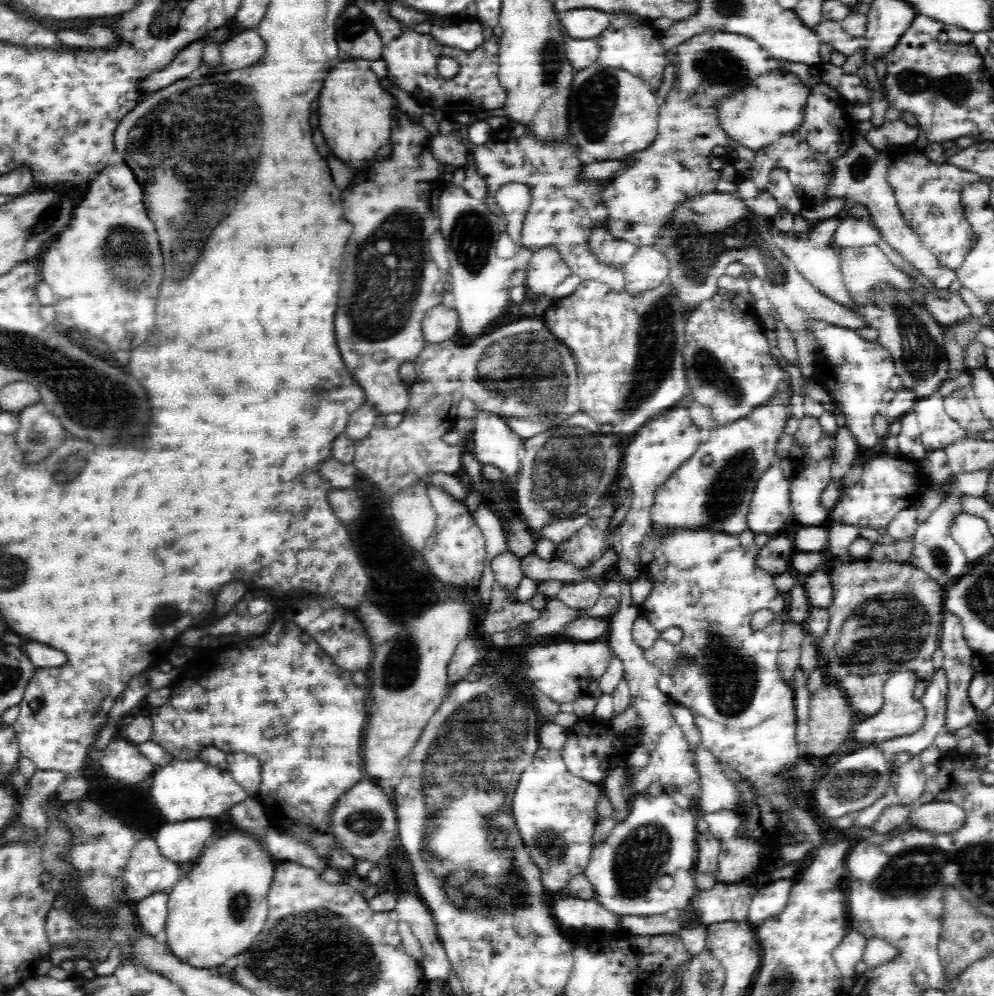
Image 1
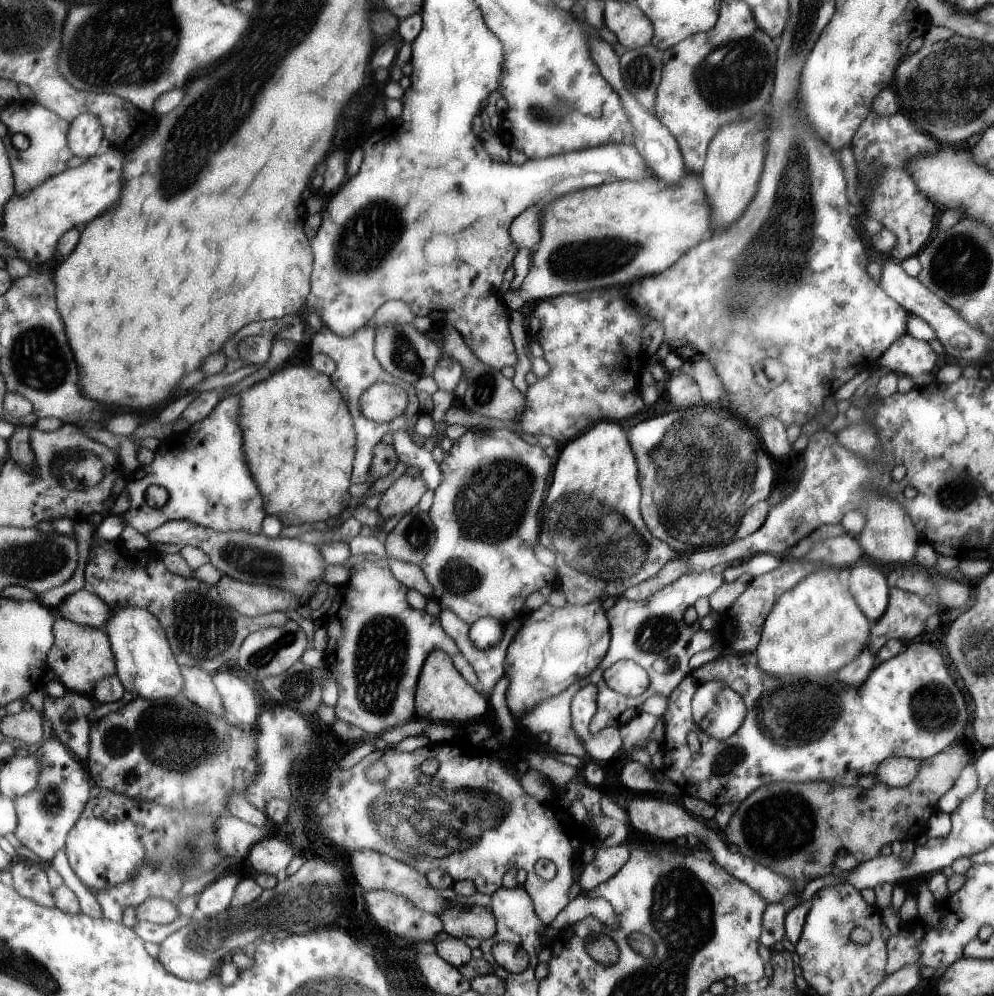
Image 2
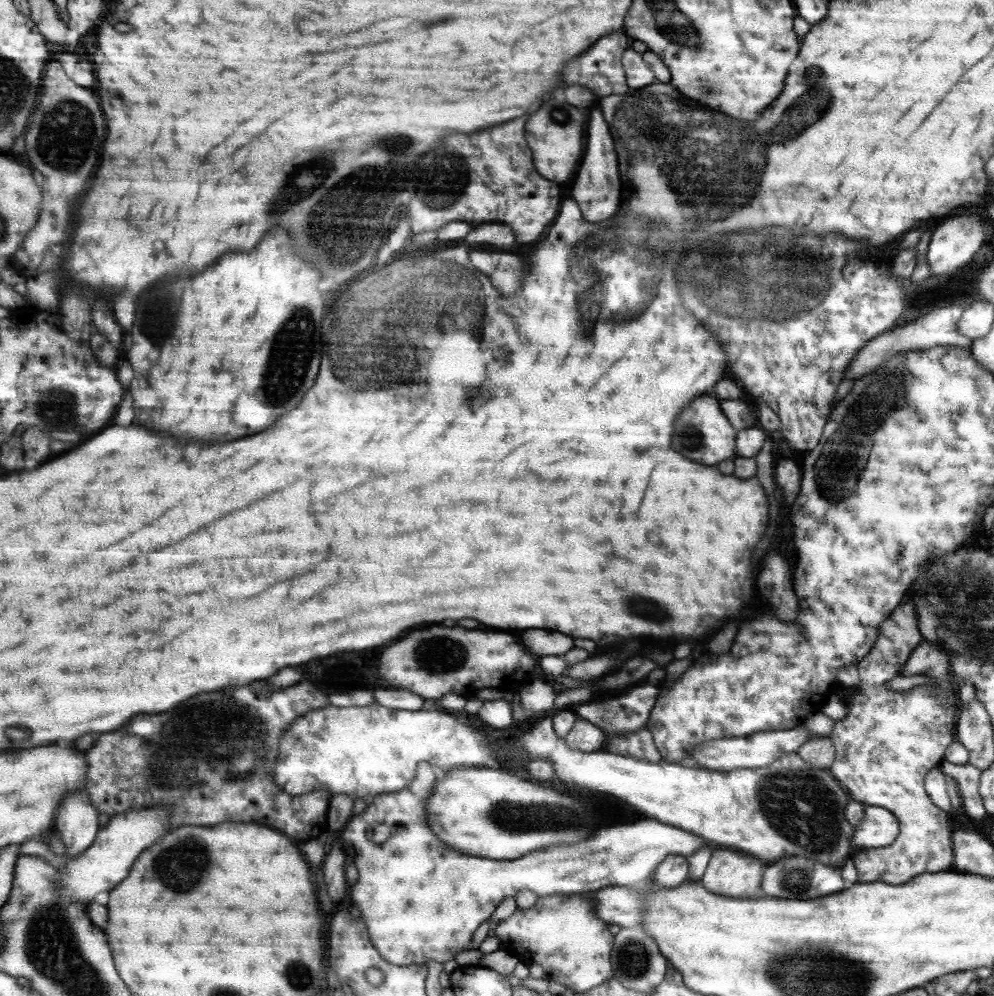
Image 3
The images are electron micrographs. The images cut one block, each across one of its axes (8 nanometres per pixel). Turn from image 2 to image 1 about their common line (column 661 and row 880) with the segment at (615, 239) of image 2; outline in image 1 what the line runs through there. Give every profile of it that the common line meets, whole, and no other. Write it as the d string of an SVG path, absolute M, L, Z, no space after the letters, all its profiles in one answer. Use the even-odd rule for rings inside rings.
M234 832L216 842L210 838L194 870L166 892L164 940L171 952L195 968L214 969L249 948L267 919L267 892L275 861L250 836Z

